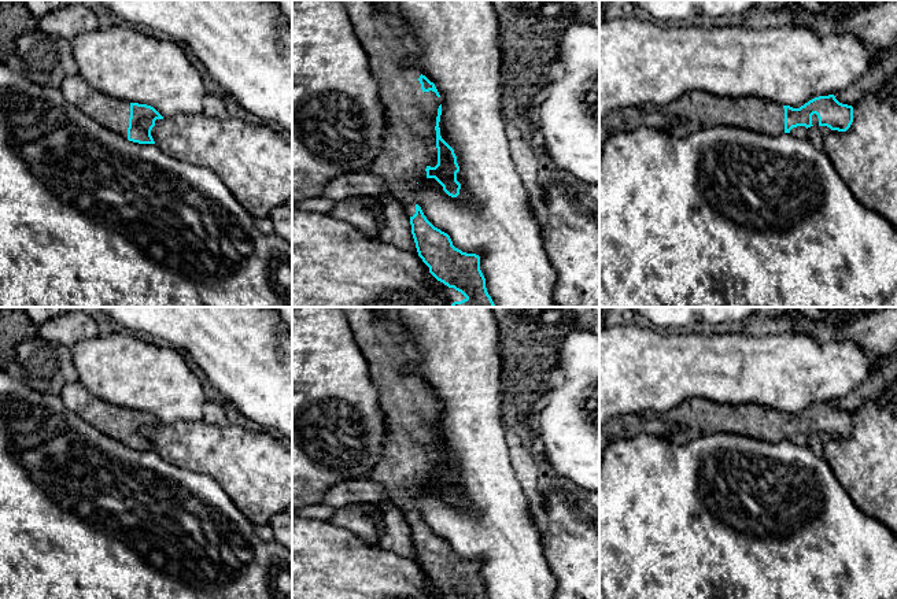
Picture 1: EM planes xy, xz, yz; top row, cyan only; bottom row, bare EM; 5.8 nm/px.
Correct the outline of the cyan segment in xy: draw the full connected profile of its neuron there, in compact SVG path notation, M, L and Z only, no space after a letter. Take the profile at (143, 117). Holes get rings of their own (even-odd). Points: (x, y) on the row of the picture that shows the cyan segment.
M69 75L60 84L63 97L99 125L139 144L156 144L163 117L151 106L110 99L80 75Z

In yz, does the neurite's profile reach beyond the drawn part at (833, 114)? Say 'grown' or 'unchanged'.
grown

